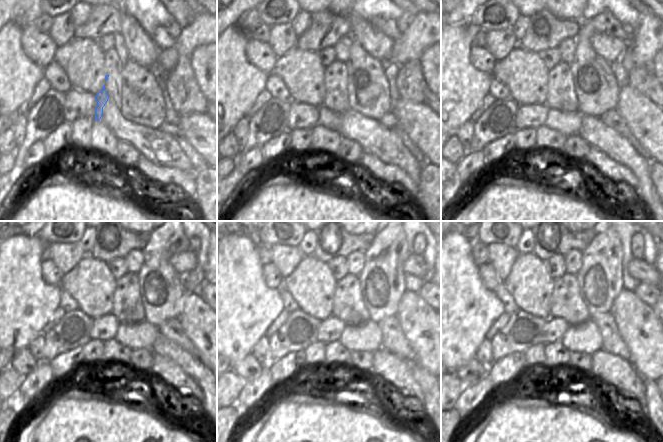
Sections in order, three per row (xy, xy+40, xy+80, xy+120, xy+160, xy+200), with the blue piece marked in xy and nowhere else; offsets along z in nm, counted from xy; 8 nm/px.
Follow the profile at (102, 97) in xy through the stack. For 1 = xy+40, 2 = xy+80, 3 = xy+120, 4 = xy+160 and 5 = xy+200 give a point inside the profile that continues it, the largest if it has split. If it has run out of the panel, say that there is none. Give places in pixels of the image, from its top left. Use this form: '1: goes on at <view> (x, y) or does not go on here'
1: goes on at xy+40 (335, 99)
2: goes on at xy+80 (561, 96)
3: goes on at xy+120 (127, 309)
4: goes on at xy+160 (348, 306)
5: goes on at xy+200 (566, 302)

